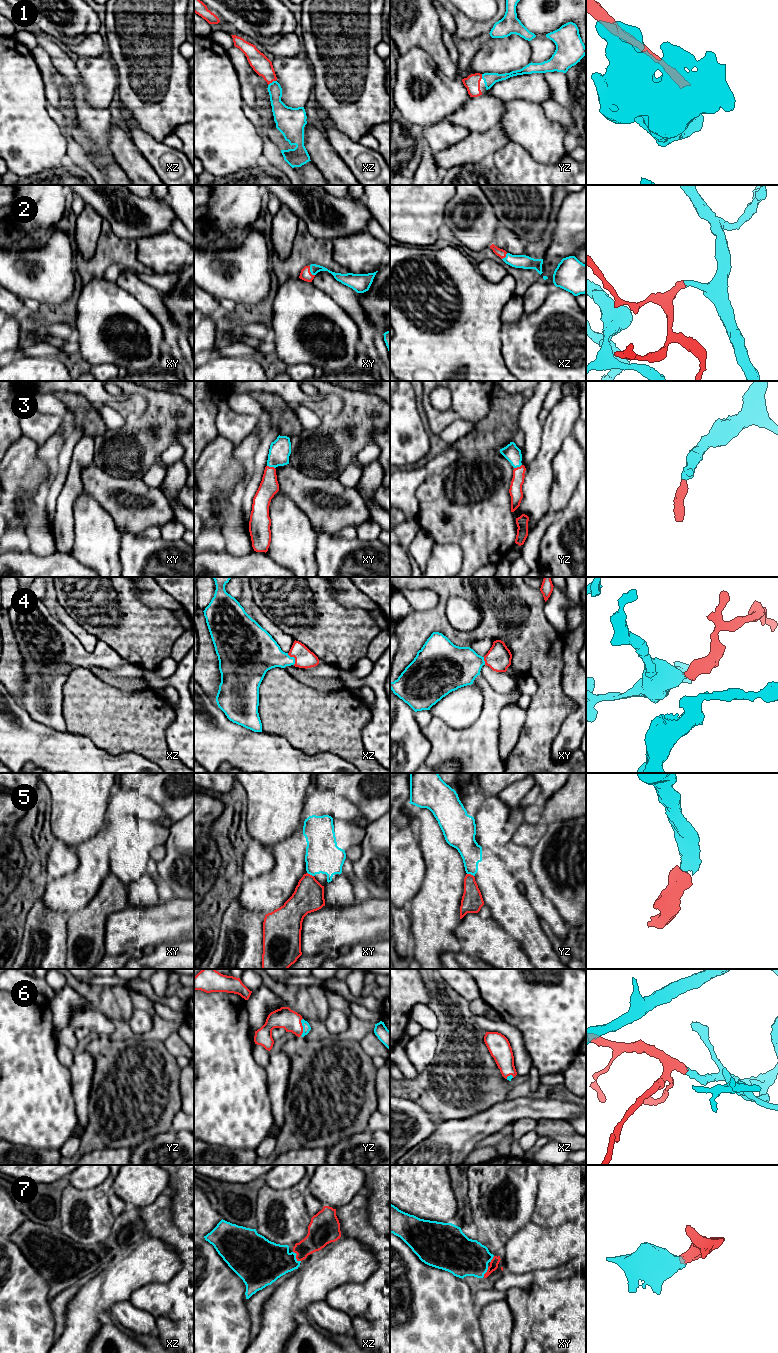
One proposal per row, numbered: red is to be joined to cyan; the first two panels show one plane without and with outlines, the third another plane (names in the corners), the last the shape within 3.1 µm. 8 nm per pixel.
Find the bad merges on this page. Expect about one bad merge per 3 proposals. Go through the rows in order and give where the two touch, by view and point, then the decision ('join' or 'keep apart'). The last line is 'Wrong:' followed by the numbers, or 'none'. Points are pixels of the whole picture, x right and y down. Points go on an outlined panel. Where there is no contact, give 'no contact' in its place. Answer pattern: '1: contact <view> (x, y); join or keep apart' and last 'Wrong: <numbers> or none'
1: contact xz (272, 82); join
2: contact xy (310, 271); join
3: contact xy (271, 466); join
4: contact xz (294, 658); join
5: contact xy (310, 874); keep apart
6: contact yz (303, 1027); join
7: contact xz (295, 1257); join
Wrong: 5

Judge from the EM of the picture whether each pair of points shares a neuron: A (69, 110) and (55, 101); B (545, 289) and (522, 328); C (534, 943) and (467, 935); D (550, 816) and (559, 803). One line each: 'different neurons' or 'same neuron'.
A: different neurons
B: different neurons
C: different neurons
D: same neuron

